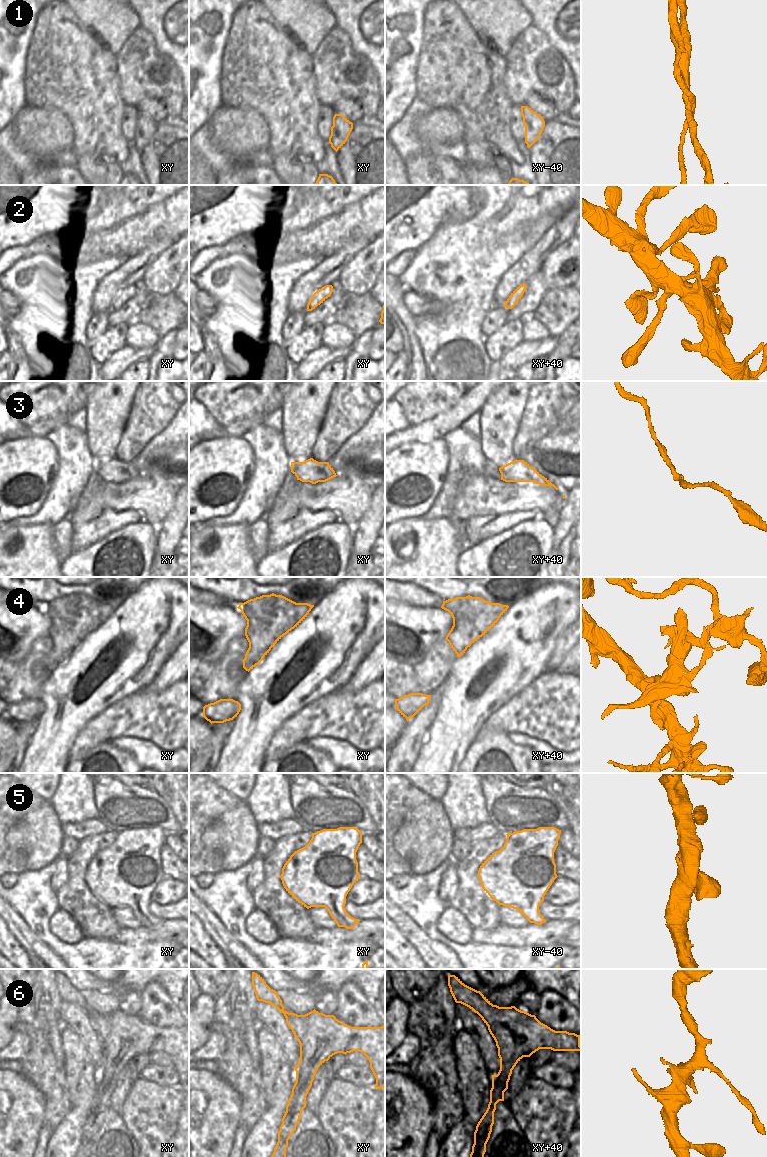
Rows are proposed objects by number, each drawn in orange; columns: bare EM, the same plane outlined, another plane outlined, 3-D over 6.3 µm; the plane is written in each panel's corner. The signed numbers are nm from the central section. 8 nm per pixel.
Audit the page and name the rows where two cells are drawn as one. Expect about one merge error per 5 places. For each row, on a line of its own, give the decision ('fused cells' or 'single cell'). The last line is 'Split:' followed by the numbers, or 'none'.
1: fused cells
2: single cell
3: single cell
4: fused cells
5: single cell
6: single cell
Split: 1, 4

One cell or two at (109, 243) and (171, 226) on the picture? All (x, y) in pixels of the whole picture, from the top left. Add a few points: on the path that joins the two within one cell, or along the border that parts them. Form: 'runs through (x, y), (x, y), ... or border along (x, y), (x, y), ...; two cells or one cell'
runs through (124, 240), (145, 227), (156, 226); one cell

